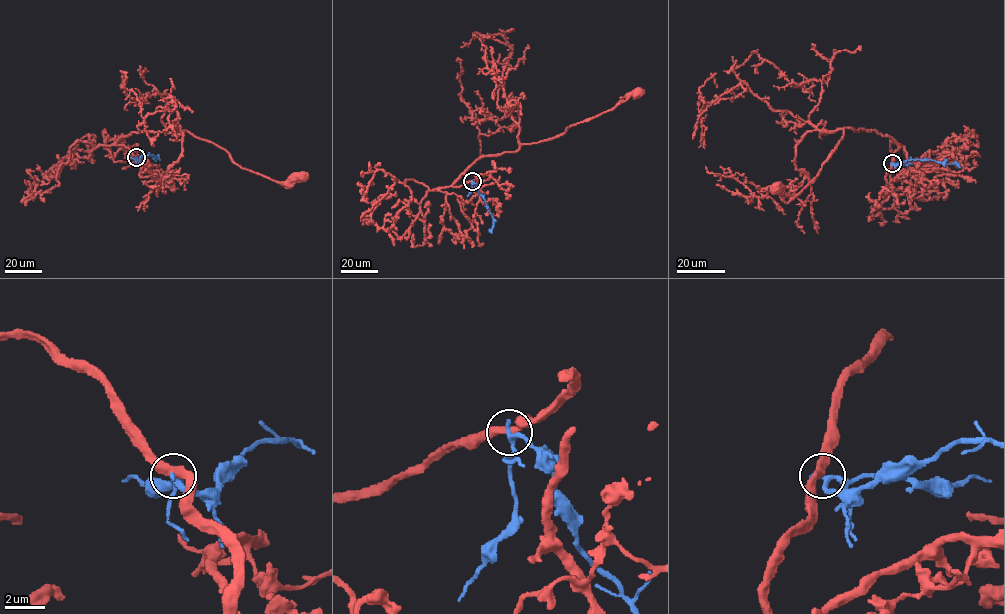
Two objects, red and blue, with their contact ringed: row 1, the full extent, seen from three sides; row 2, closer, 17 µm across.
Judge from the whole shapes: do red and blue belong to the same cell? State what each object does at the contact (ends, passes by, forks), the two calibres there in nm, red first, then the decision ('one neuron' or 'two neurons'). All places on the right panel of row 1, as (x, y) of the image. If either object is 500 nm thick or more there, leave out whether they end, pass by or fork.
red passes by; blue passes by; 360 nm thick on the red side, 280 nm on the other; two neurons

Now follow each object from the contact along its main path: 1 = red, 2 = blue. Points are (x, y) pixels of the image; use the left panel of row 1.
1: (135, 157), (116, 143), (132, 133), (188, 131), (223, 149), (242, 168), (286, 187), (302, 176)
2: (135, 157), (151, 154), (156, 156), (155, 160)

